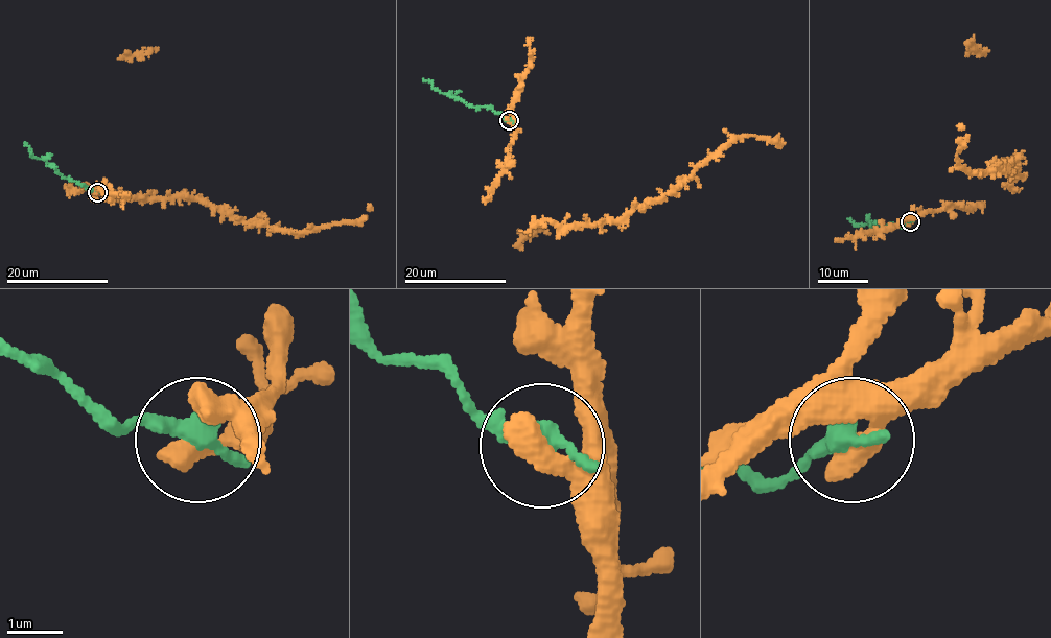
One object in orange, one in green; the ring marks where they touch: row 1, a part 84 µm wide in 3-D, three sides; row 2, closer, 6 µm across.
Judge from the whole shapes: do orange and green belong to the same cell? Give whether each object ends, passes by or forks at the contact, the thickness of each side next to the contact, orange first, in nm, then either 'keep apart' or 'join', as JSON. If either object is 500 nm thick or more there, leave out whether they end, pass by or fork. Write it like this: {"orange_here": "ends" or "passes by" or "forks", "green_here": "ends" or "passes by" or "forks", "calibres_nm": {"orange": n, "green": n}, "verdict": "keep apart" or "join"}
{"calibres_nm": {"orange": 500, "green": 480}, "verdict": "keep apart"}

